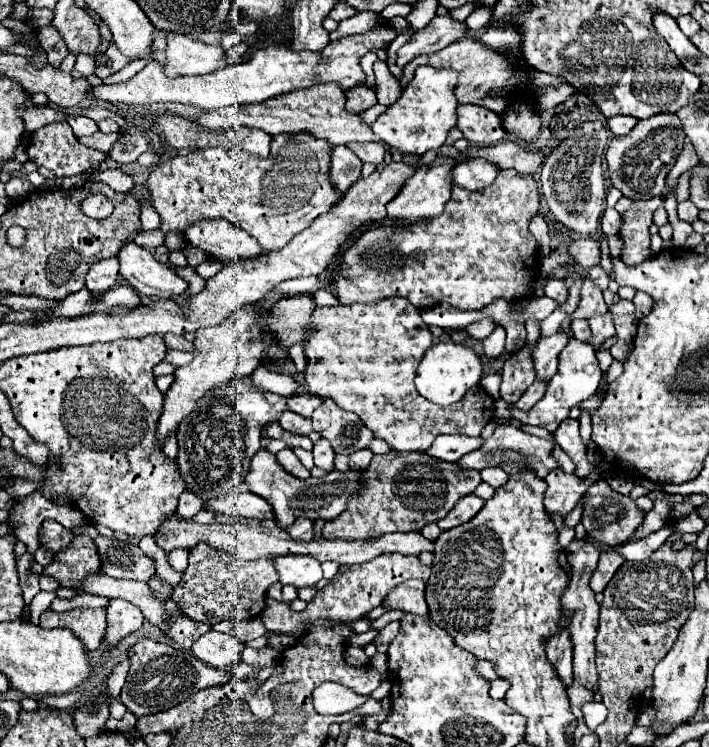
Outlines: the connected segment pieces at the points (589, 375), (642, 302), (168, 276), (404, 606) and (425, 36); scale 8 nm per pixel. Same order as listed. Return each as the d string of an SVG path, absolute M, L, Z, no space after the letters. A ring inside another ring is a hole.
M573 338L573 342L569 342L569 346L565 346L565 350L561 352L561 360L559 360L559 370L557 374L549 380L549 390L545 392L545 398L541 398L541 402L537 402L529 412L521 412L515 408L515 404L509 404L509 410L513 414L515 420L523 422L523 424L533 424L533 426L543 426L549 432L555 432L559 422L563 422L565 418L569 418L569 410L577 404L581 404L583 400L591 398L597 392L599 380L601 380L601 368L595 356L595 348L591 344L585 344L577 338Z
M637 292L633 298L633 303L635 306L635 318L638 320L643 318L643 316L647 316L649 308L653 306L653 300L651 300L649 294L645 294L645 292Z
M125 242L119 254L119 274L141 294L149 298L173 298L188 289L188 283L179 278L165 264L159 264L149 250L135 242Z
M423 580L403 582L401 586L397 586L393 590L393 594L389 594L385 604L389 608L397 608L397 610L405 610L405 612L411 612L411 614L427 616L429 608L427 608L427 602L425 602L425 582Z
M435 16L433 22L429 22L423 30L413 34L417 38L411 38L405 46L399 48L397 66L405 68L419 54L433 54L443 50L451 42L463 38L465 30L467 30L465 22L451 20L449 16Z

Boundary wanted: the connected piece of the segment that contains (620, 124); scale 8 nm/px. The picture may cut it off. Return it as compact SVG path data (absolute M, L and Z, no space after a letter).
M613 116L613 118L609 118L609 128L615 136L629 134L635 124L637 124L637 118L633 118L633 116Z

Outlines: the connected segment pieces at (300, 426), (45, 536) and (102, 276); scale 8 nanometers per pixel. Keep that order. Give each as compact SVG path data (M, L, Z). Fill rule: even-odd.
M285 410L285 412L281 414L279 424L281 424L285 430L293 432L293 434L309 434L309 432L313 430L309 418L301 418L301 416L297 416L295 412L291 412L291 410Z
M43 520L39 526L39 542L43 548L47 548L51 552L67 550L69 544L73 542L73 538L75 538L75 534L67 528L63 528L55 520Z
M109 258L89 268L85 286L87 290L93 290L93 292L105 292L105 290L111 290L115 282L117 282L117 258Z

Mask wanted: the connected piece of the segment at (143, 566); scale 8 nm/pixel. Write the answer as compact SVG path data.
M97 536L95 542L101 550L101 562L107 576L149 582L149 578L155 574L153 558L149 558L139 546L105 536Z

